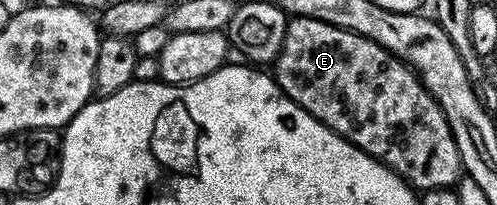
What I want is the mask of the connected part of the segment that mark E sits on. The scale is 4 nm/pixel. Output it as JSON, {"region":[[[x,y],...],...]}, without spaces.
{"region":[[[291,16],[283,45],[279,47],[279,57],[273,61],[273,75],[279,89],[297,102],[297,106],[313,114],[313,118],[329,126],[329,130],[341,134],[341,138],[353,142],[353,146],[365,150],[365,154],[382,160],[389,170],[397,173],[412,188],[450,188],[460,179],[463,163],[441,106],[437,106],[411,67],[377,42],[317,18]]]}

